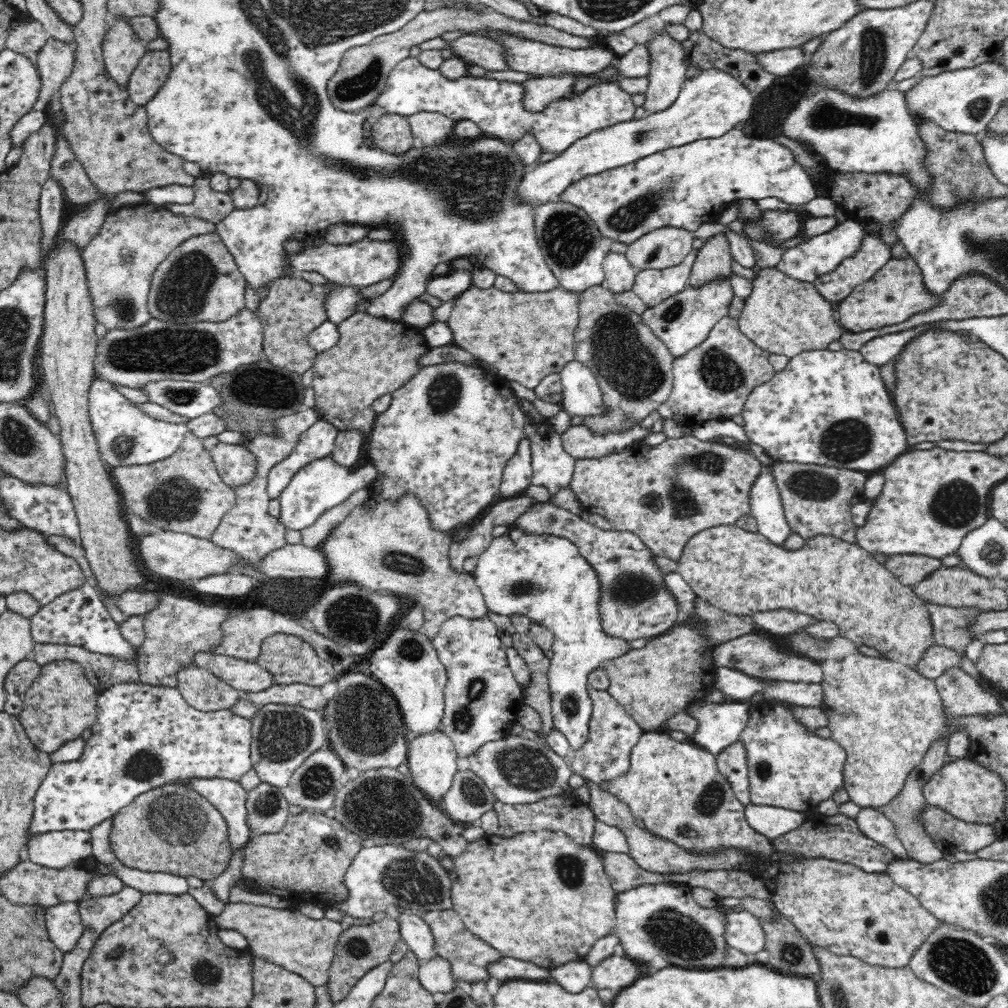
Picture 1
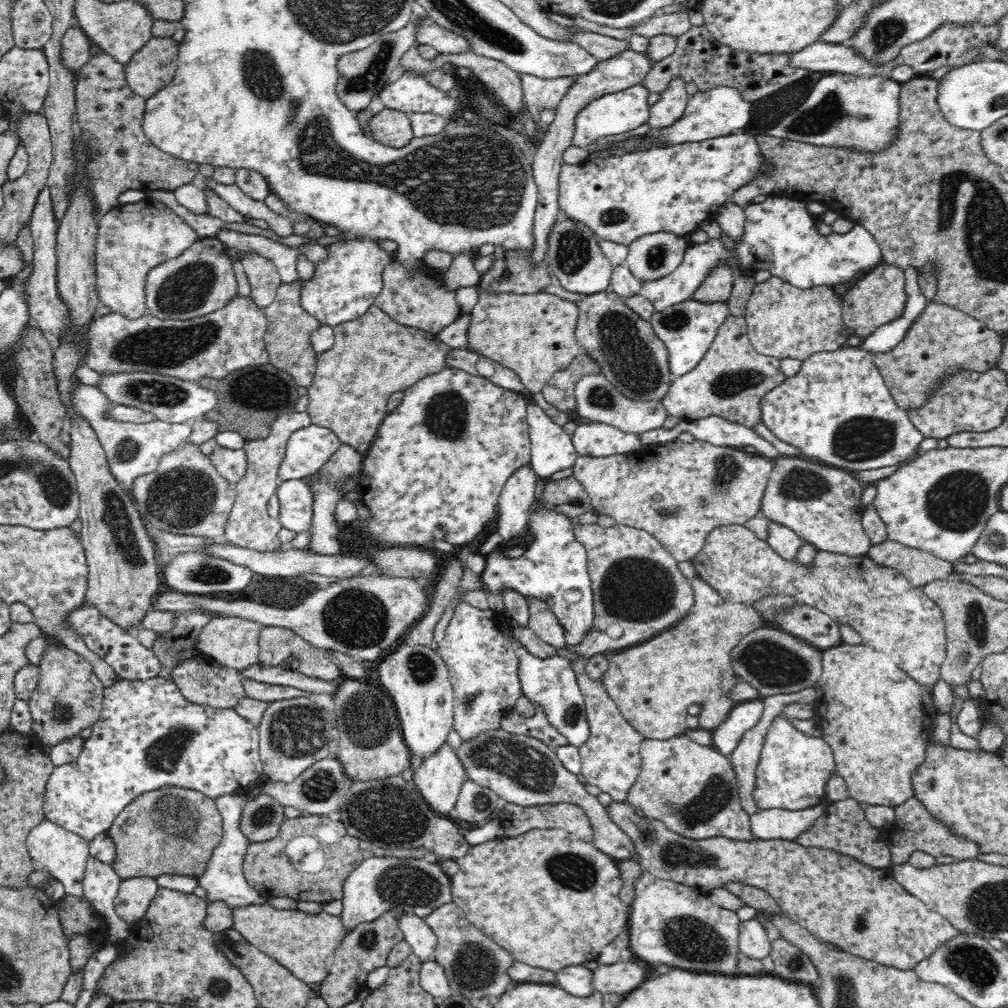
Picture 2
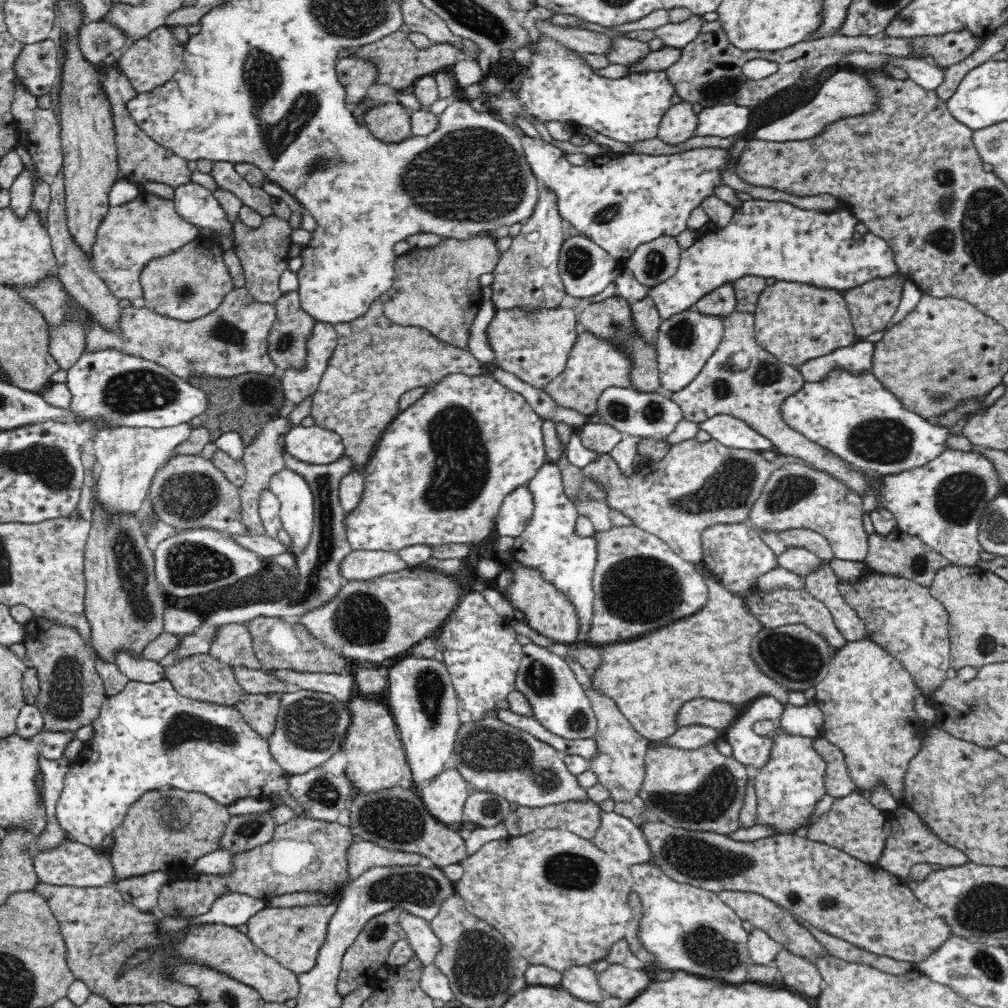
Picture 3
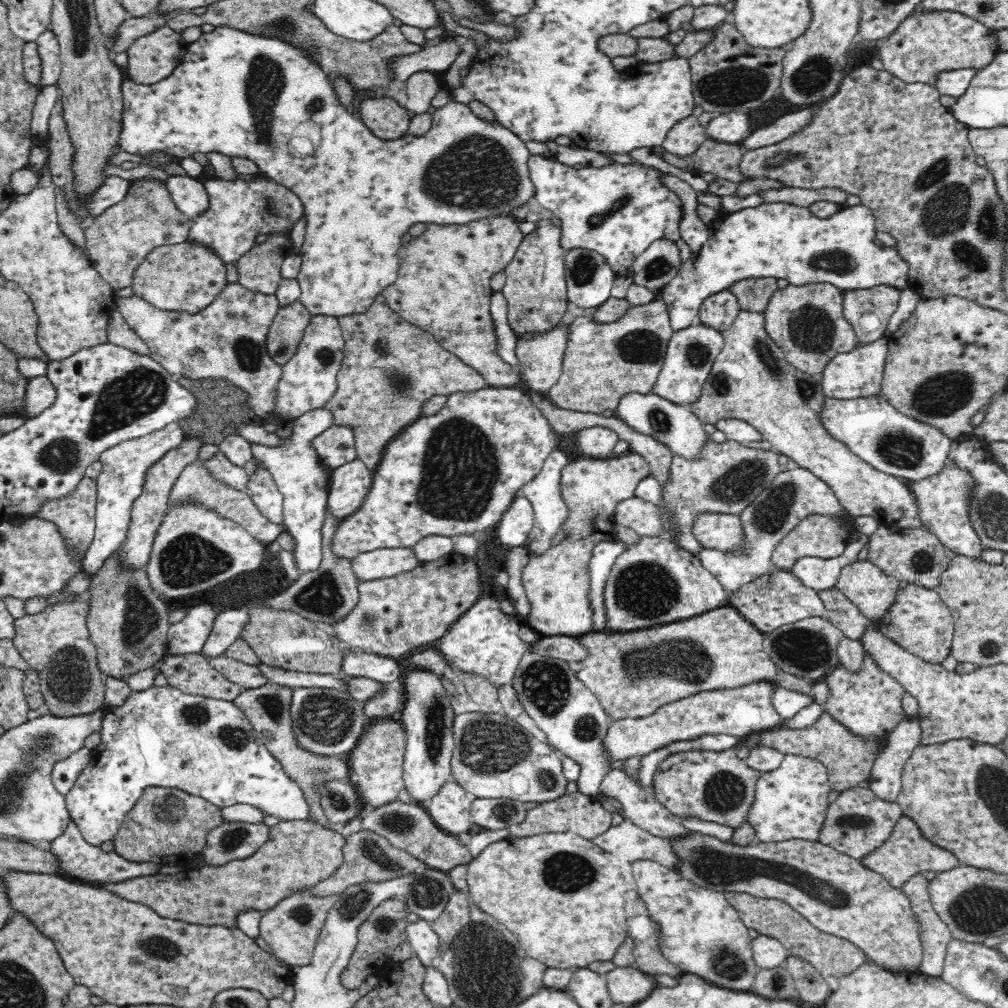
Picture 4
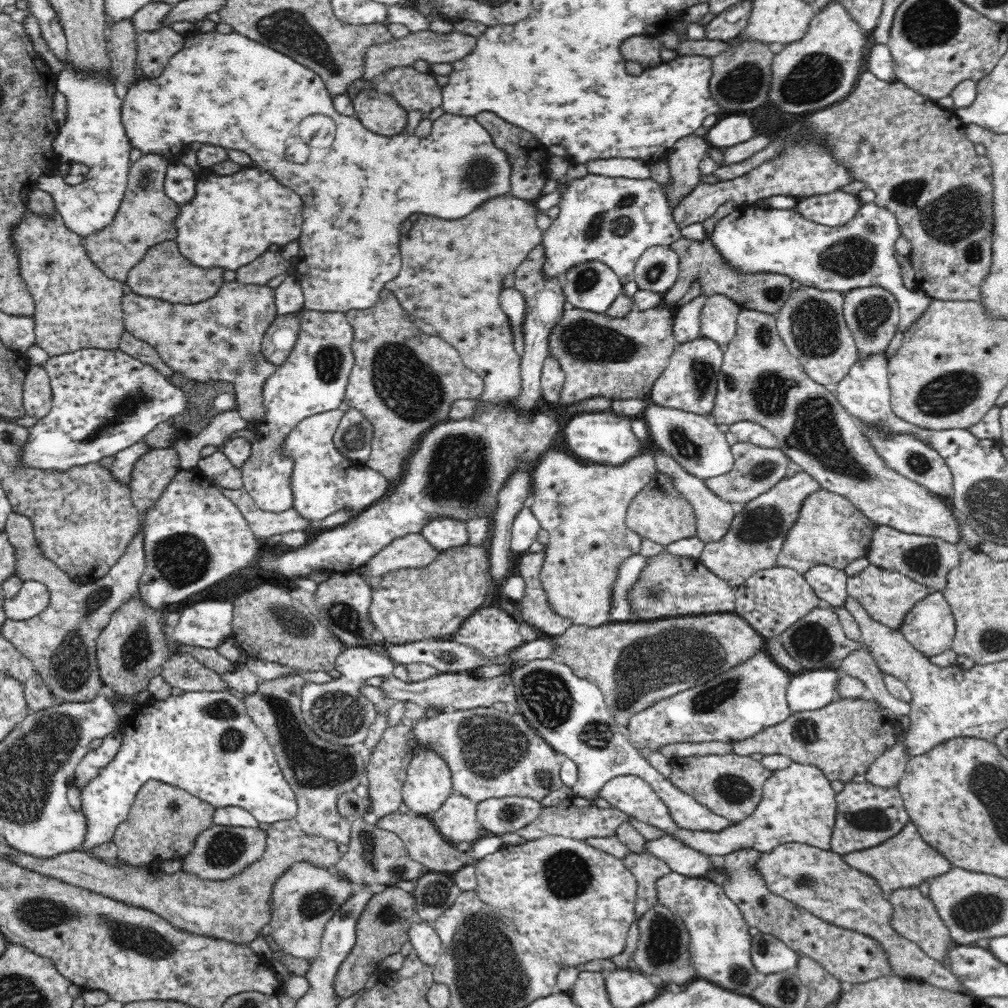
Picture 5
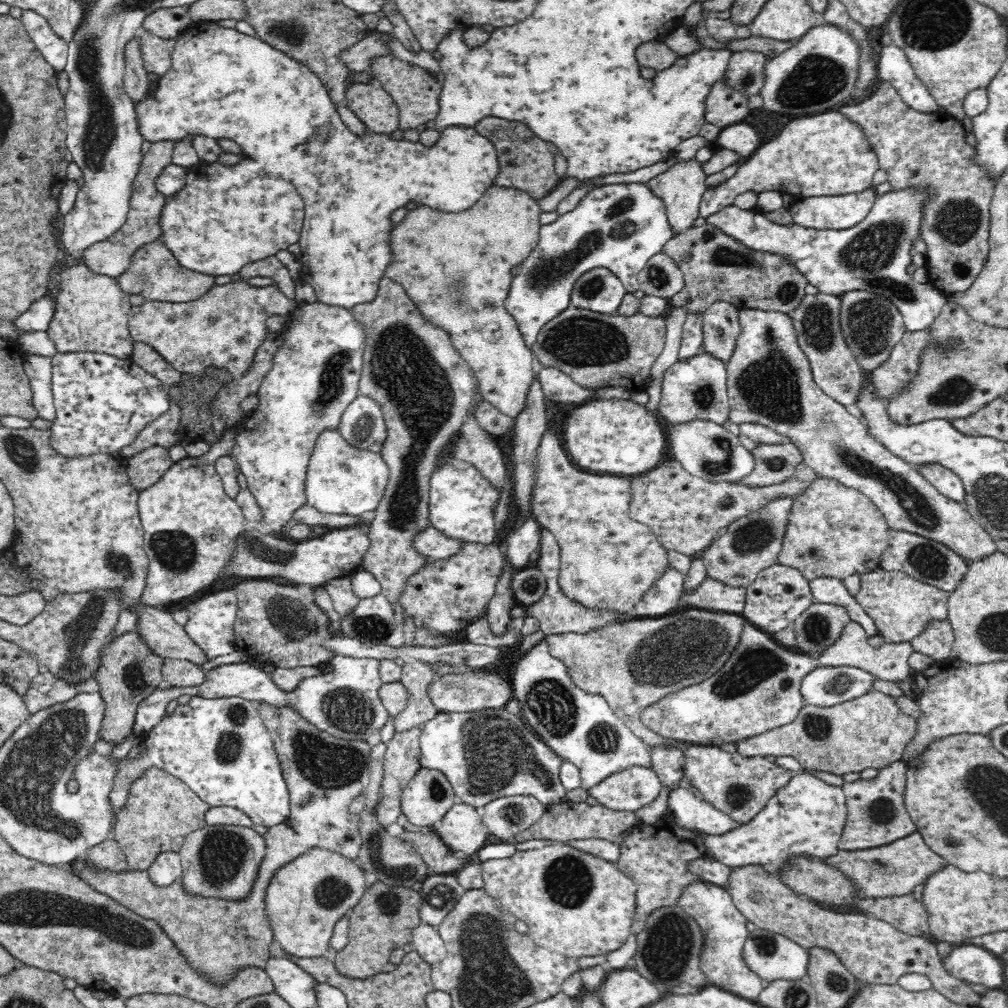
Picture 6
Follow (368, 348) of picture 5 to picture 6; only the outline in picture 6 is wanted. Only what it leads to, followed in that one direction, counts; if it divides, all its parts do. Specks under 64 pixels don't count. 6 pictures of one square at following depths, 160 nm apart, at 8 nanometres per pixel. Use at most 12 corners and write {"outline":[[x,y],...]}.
{"outline":[[382,276],[352,306],[389,482],[360,565],[399,604],[479,383]]}

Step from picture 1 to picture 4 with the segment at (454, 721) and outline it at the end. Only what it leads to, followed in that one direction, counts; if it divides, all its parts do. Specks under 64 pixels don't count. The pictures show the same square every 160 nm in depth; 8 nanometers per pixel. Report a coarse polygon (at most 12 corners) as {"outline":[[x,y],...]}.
{"outline":[[480,597],[438,639],[464,672],[510,684],[530,644],[523,624]]}

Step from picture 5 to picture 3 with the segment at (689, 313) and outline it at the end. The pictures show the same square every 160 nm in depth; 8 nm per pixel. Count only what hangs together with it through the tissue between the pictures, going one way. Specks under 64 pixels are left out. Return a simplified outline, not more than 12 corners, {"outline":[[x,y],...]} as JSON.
{"outline":[[747,199],[650,288],[665,321],[742,277],[900,275],[848,208]]}

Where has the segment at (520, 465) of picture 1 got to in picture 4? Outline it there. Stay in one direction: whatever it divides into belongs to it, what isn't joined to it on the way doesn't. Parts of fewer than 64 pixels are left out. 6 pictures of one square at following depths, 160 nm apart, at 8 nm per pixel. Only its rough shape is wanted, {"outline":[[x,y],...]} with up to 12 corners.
{"outline":[[518,495],[495,530],[500,542],[524,547],[533,506]]}

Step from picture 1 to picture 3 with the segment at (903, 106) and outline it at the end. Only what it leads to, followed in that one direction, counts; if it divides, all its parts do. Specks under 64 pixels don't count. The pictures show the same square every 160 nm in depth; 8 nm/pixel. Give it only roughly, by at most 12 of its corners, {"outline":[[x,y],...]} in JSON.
{"outline":[[837,71],[800,108],[756,130],[764,142],[815,137],[838,118],[868,114],[876,93]]}

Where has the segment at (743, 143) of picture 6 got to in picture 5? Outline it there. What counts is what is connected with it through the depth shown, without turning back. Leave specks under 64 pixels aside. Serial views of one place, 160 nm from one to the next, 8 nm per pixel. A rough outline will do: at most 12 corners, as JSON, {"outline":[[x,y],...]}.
{"outline":[[726,113],[706,135],[714,147],[754,138],[749,117]]}

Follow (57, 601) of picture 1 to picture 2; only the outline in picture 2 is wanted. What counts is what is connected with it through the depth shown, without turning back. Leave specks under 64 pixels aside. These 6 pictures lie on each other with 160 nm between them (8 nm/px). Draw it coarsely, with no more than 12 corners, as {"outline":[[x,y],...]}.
{"outline":[[84,603],[69,614],[120,679],[159,676],[160,659]]}

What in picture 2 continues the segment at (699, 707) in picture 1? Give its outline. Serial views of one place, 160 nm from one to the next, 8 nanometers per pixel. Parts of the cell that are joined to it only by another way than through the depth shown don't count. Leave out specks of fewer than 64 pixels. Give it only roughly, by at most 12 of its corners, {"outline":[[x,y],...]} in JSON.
{"outline":[[763,698],[738,702],[712,730],[714,748],[731,760],[764,714]]}

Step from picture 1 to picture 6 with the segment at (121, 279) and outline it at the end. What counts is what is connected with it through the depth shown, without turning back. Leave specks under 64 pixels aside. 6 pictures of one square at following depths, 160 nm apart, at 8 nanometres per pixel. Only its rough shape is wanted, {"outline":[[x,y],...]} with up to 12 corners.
{"outline":[[152,143],[132,183],[126,222],[82,252],[93,273],[124,274],[132,254],[160,237],[166,196],[154,178],[175,144]]}

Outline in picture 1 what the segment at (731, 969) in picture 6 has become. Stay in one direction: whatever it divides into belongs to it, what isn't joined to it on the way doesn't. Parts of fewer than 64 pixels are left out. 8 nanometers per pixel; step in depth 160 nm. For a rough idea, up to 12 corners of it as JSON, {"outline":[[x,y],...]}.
{"outline":[[688,884],[617,894],[615,933],[640,970],[660,952],[722,966],[723,910]]}

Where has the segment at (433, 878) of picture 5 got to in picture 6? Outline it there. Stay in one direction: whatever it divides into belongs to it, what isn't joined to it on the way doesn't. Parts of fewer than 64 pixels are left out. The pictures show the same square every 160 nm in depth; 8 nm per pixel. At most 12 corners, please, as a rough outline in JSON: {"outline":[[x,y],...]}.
{"outline":[[428,874],[421,922],[436,927],[467,891],[455,874]]}

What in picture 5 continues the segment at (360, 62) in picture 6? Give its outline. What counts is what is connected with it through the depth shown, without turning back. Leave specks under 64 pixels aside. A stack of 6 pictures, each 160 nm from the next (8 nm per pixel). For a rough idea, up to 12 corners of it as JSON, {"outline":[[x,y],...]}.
{"outline":[[429,28],[370,44],[363,78],[412,66],[421,58],[453,63],[470,54],[477,38]]}

